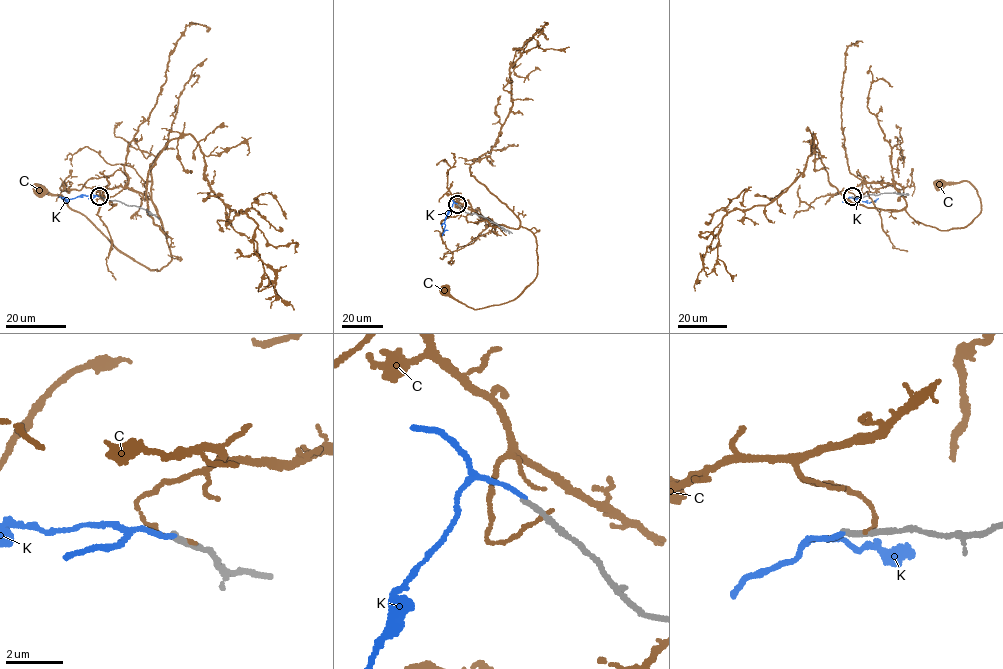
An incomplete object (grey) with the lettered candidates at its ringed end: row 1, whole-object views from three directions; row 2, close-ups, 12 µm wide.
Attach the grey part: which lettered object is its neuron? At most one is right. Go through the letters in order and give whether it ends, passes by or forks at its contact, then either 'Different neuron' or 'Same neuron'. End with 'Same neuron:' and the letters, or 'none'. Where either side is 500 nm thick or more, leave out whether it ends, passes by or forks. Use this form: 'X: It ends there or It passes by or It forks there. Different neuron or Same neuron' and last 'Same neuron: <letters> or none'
C: It ends there. Different neuron
K: It ends there. Same neuron
Same neuron: K

